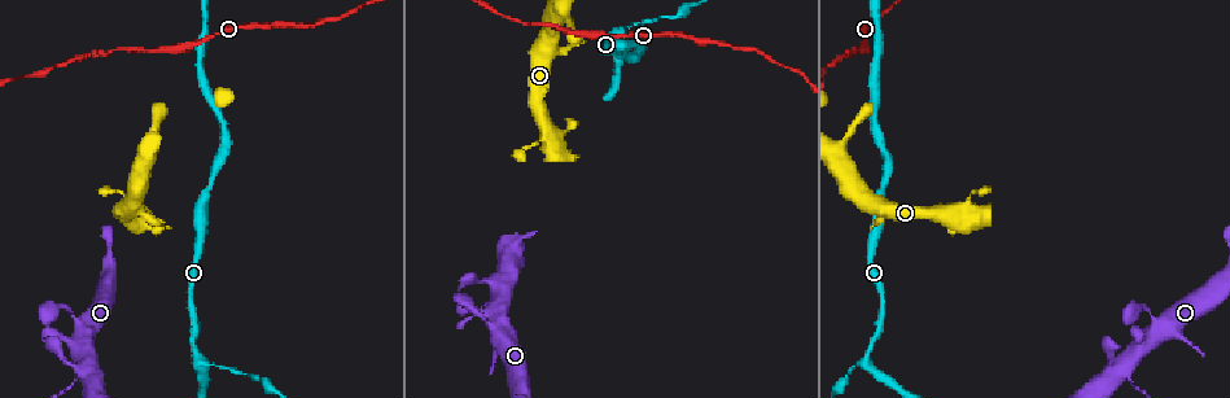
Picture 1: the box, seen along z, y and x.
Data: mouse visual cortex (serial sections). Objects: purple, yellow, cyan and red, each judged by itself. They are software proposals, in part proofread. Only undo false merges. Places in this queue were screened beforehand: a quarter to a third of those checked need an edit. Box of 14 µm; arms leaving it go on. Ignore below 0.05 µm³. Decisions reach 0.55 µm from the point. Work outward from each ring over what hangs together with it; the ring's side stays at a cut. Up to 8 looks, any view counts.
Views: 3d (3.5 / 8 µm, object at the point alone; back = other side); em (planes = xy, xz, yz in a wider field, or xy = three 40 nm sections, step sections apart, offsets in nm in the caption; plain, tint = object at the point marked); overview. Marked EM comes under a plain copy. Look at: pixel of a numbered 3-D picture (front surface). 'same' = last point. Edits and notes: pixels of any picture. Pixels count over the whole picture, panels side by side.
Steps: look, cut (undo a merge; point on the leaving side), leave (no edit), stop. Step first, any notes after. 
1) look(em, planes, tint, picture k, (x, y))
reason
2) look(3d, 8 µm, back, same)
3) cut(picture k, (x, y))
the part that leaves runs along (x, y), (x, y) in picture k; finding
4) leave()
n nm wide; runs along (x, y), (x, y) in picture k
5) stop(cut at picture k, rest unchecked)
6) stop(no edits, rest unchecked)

look(3d, 3.5 µm, picture 1, (206, 365))
abrupt turn

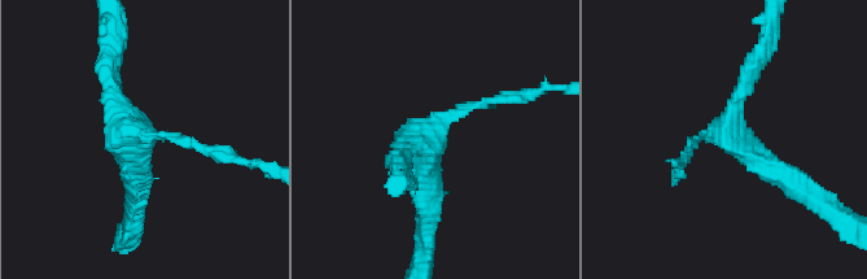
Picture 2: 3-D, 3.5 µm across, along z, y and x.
look(em, planes, tint, picture 2, (728, 132))
3 arms; arms of 100, 200, 300 nm; shape alone is not enough

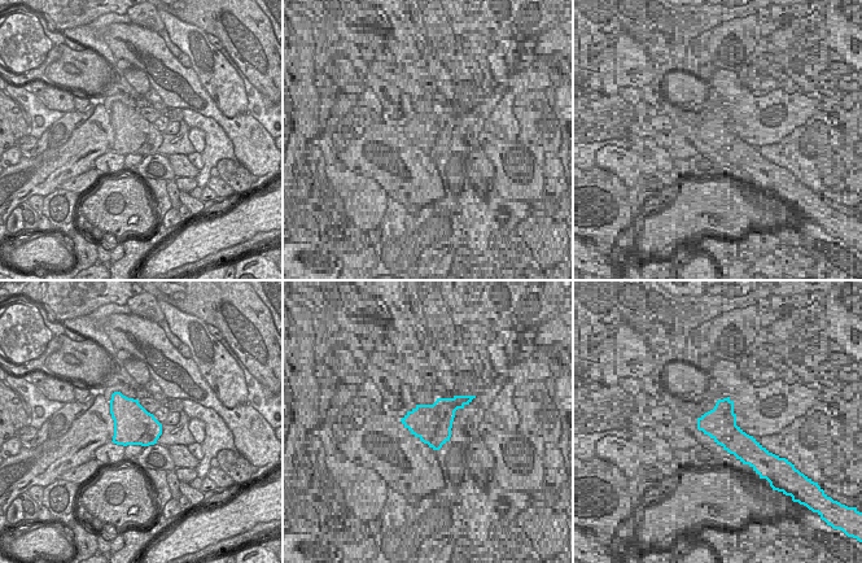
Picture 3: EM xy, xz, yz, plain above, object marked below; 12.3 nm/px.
leave()
runs along (756, 59), (728, 130), (798, 186) in picture 2; all the same cell

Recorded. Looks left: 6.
look(3d, 3.5 µm, picture 1, (567, 13))
side arm on a straight run

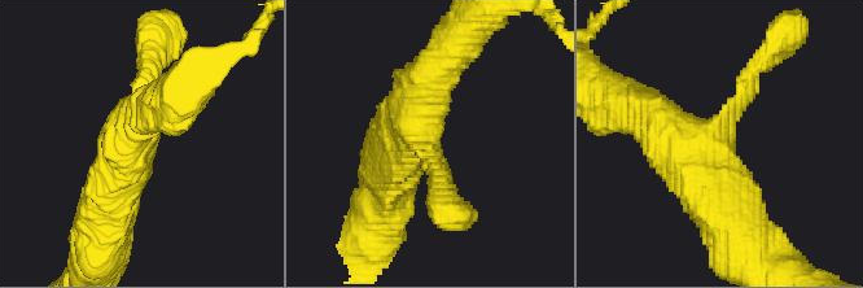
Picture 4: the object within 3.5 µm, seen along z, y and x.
look(em, planes, tint, picture 4, (719, 136))
3 arms; arms of 250, 450, 700 nm; need the tissue

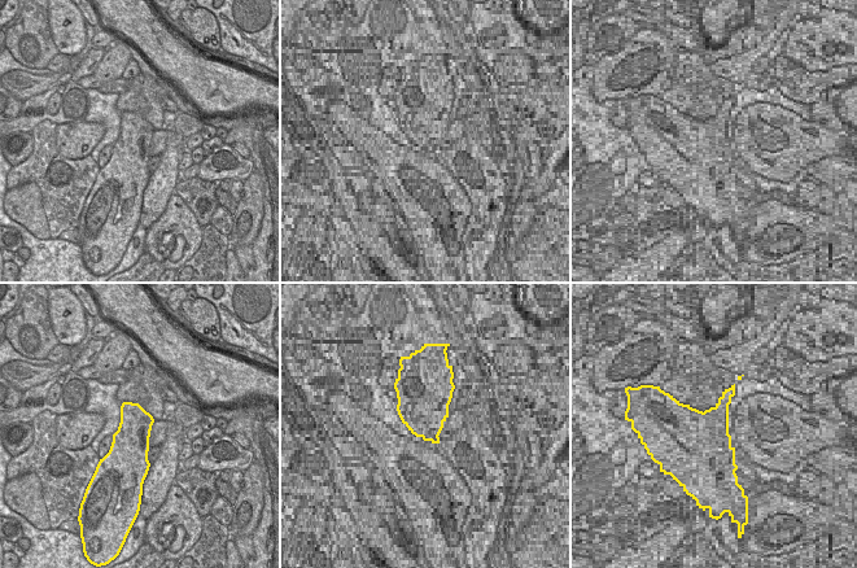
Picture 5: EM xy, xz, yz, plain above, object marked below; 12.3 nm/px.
leave()
continuous, no second cell

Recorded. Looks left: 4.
look(3d, 3.5 µm, picture 1, (491, 282))
narrows sharply

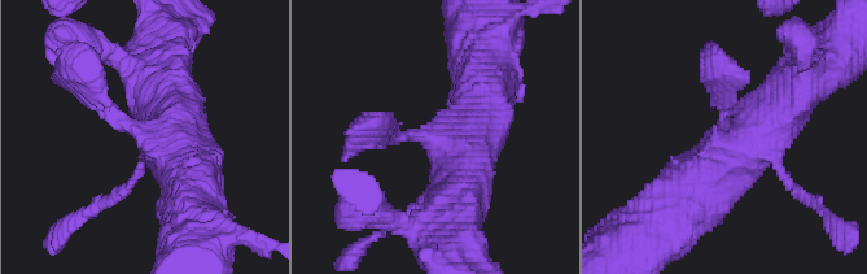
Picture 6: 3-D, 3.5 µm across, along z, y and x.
look(em, planes, tint, picture 6, (141, 133))

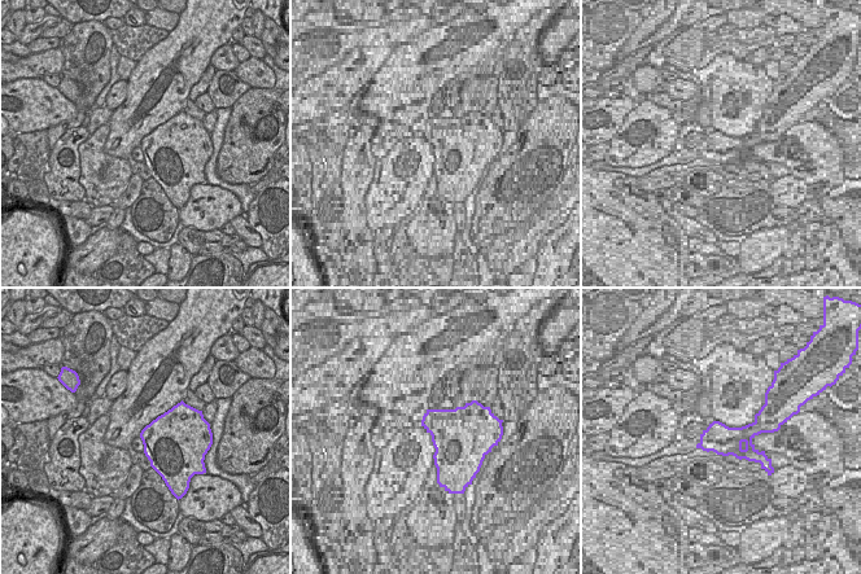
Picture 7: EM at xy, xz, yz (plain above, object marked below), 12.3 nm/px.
leave()
runs along (801, 81), (682, 204) in picture 6; one cell here

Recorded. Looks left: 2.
stop(no edits, rest unchecked)

